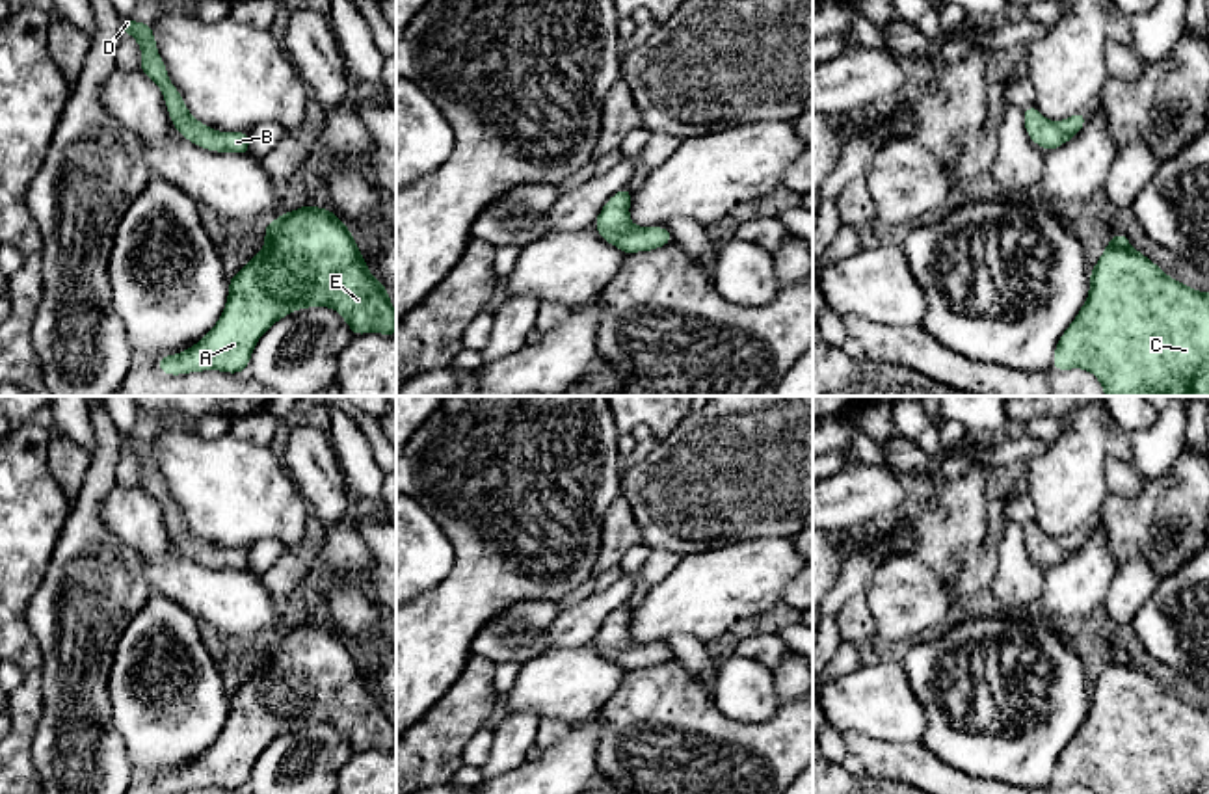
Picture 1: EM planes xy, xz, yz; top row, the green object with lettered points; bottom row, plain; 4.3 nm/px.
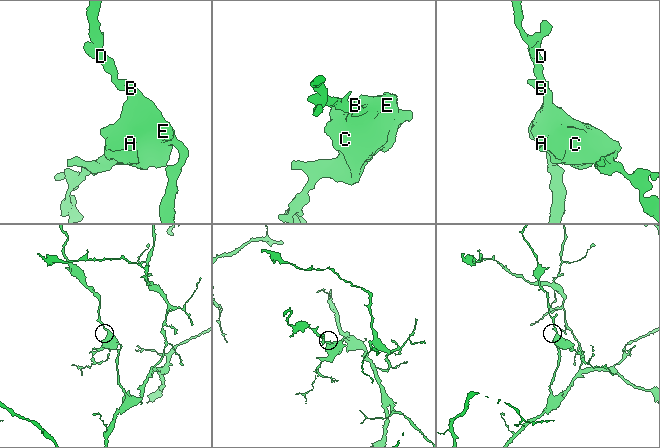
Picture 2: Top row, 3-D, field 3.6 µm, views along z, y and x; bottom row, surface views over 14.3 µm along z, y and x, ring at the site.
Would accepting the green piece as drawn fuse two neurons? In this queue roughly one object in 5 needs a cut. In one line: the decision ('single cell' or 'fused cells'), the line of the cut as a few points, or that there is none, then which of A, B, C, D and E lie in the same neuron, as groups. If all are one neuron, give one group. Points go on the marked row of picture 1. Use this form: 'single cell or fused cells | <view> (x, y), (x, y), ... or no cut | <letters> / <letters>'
single cell | no cut | A B C D E

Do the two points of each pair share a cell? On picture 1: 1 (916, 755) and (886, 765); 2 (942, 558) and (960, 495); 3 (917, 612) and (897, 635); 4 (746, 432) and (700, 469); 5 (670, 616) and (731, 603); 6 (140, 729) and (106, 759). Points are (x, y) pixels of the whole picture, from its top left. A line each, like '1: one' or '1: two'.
1: one
2: one
3: one
4: one
5: one
6: two

